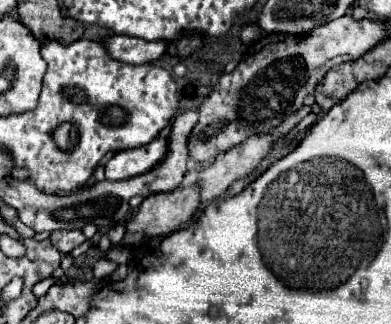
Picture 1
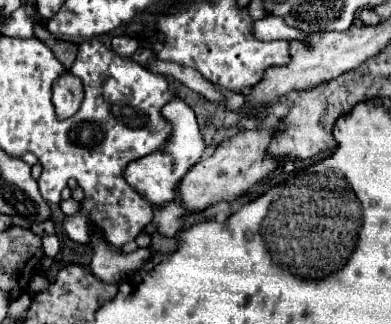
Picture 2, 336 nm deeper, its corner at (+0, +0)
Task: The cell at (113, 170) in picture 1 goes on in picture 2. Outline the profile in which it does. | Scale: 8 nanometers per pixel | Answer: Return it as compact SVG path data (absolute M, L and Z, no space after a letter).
M172 98L164 108L162 108L162 116L174 124L174 130L172 130L172 136L170 140L158 150L158 152L152 152L136 162L132 162L128 166L128 170L124 170L124 180L140 194L144 196L150 204L154 206L164 206L172 200L178 198L178 184L180 180L184 178L184 174L204 156L204 150L206 150L206 144L202 140L202 134L200 134L200 128L196 124L196 116L192 112L192 108L188 108L188 104L180 98Z

